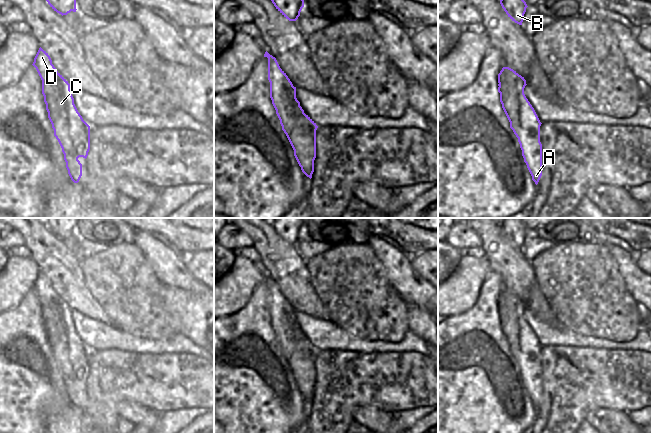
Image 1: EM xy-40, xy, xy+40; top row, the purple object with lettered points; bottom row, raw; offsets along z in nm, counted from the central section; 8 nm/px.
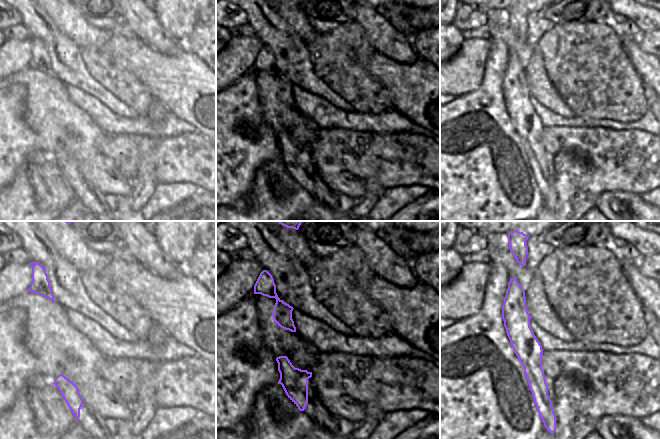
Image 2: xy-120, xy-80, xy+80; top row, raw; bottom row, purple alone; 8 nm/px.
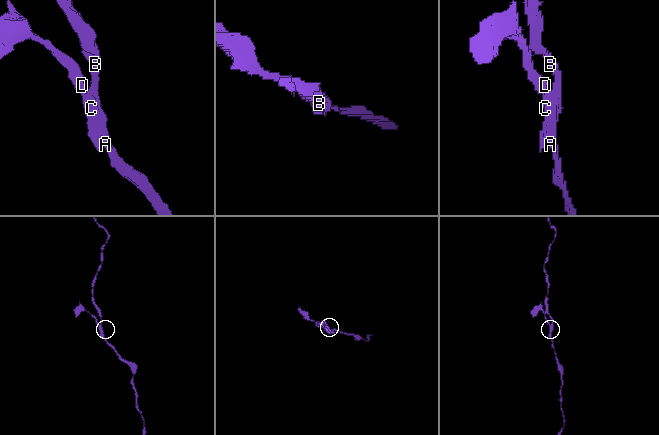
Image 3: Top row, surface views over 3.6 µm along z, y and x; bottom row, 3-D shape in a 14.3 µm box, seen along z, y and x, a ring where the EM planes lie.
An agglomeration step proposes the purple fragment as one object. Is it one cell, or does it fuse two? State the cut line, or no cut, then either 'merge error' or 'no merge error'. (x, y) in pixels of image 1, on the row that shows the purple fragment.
cut xy (293, 86), (288, 99), (291, 126), (302, 142), (302, 167); merge error

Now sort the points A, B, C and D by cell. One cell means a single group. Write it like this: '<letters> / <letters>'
A B / C D

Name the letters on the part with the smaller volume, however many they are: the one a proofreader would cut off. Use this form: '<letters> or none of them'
C, D

